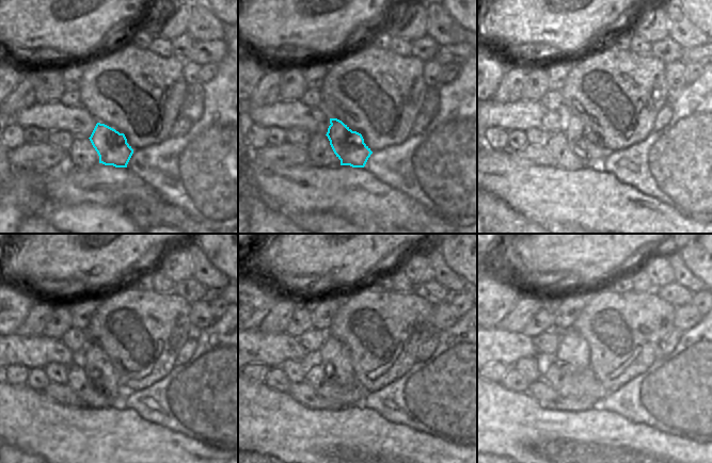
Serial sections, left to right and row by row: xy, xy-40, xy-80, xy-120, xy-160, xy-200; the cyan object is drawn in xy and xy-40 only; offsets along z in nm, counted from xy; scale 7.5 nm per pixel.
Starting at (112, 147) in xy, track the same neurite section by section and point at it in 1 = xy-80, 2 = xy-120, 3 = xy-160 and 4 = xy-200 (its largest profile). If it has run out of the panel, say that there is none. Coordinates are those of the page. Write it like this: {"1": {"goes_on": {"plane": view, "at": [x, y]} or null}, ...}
{"1": {"goes_on": {"plane": "xy-80", "at": [579, 136]}}, "2": {"goes_on": {"plane": "xy-120", "at": [97, 366]}}, "3": {"goes_on": {"plane": "xy-160", "at": [333, 352]}}, "4": {"goes_on": {"plane": "xy-200", "at": [572, 349]}}}

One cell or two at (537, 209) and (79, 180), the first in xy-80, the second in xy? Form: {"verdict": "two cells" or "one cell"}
{"verdict": "one cell"}

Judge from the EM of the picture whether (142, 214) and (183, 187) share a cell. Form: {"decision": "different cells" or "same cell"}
{"decision": "different cells"}

